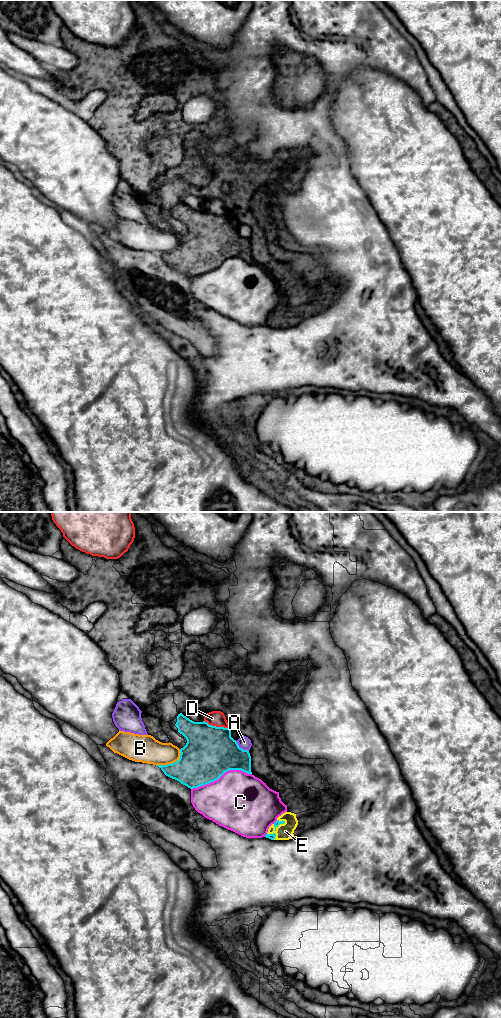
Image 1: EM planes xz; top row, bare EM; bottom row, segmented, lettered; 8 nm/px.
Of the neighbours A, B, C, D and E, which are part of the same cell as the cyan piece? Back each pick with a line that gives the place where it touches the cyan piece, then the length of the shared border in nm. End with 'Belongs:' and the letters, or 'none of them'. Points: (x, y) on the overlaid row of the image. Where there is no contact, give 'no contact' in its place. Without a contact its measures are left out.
E: meets cyan in xz at (275, 829); contact 180 nm long
Belongs: E

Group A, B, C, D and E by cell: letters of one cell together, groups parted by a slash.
A / B / C / D / E

